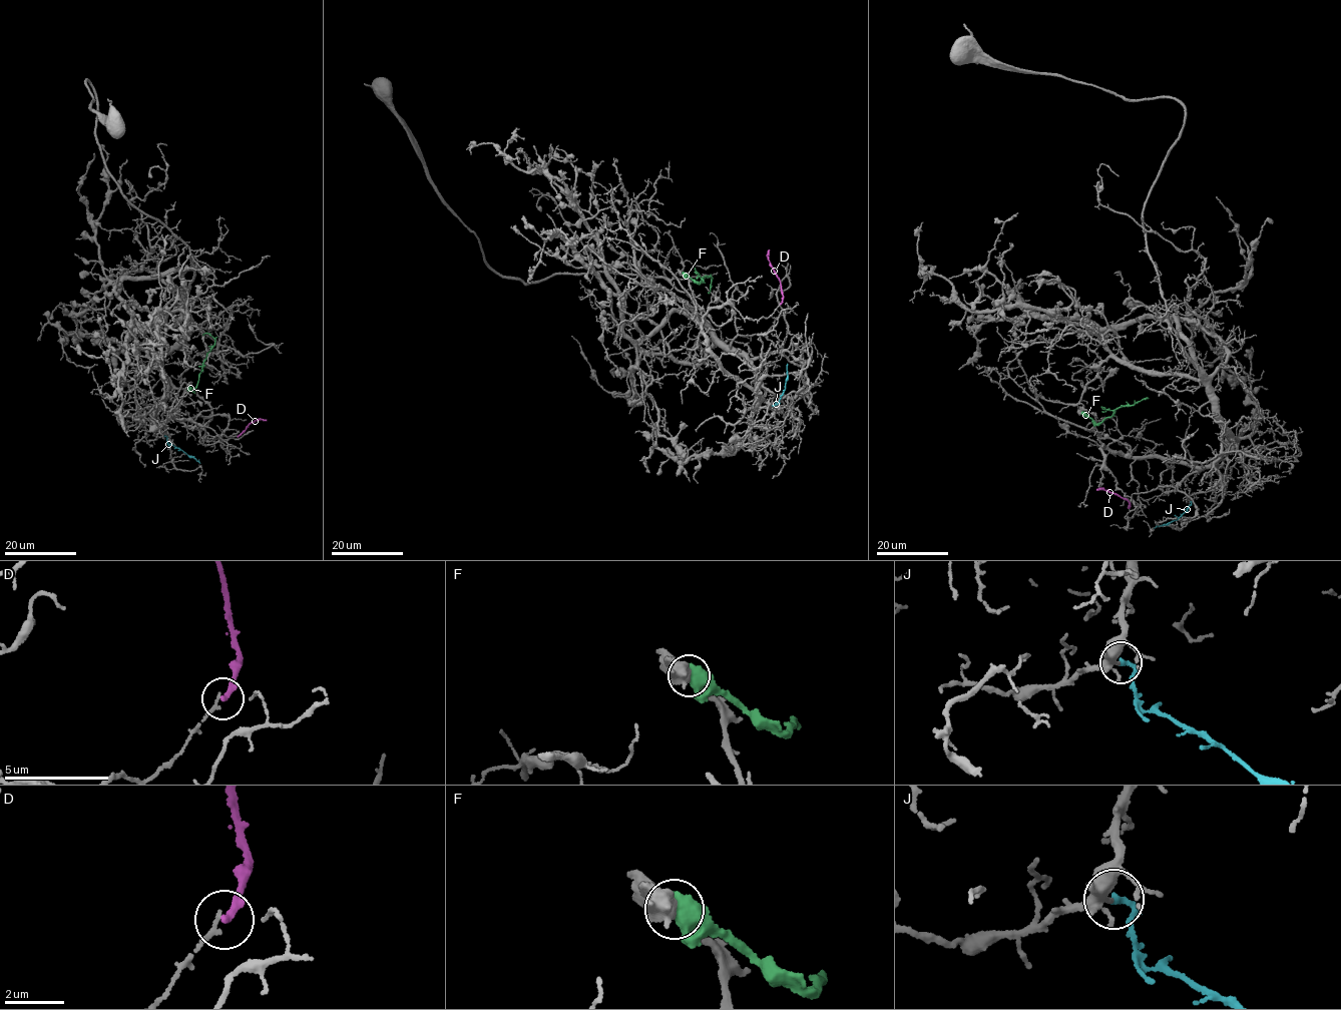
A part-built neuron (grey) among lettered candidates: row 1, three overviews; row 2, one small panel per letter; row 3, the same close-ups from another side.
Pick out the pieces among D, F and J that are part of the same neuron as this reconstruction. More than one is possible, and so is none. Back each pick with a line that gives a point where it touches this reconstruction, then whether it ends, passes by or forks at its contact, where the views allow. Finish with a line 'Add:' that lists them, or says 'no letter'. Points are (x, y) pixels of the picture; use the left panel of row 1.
J: (164, 436) | it ends
Add: J

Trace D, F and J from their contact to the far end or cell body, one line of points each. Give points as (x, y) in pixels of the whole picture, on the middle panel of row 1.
D: (780, 304), (781, 286), (769, 259), (769, 249)
F: (683, 274), (697, 283), (703, 282), (705, 276), (712, 278), (708, 293)
J: (772, 405), (779, 403), (785, 390), (787, 364)

